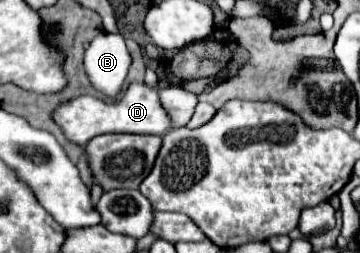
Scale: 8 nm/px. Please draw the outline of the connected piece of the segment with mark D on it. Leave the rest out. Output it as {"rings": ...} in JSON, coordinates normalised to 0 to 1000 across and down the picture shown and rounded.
{"rings":[[[400,324],[361,332],[344,379],[322,403],[289,403],[256,379],[211,379],[144,435],[144,474],[172,506],[183,553],[233,577],[250,545],[297,526],[461,530],[472,514],[472,466],[439,403],[439,364]]]}

